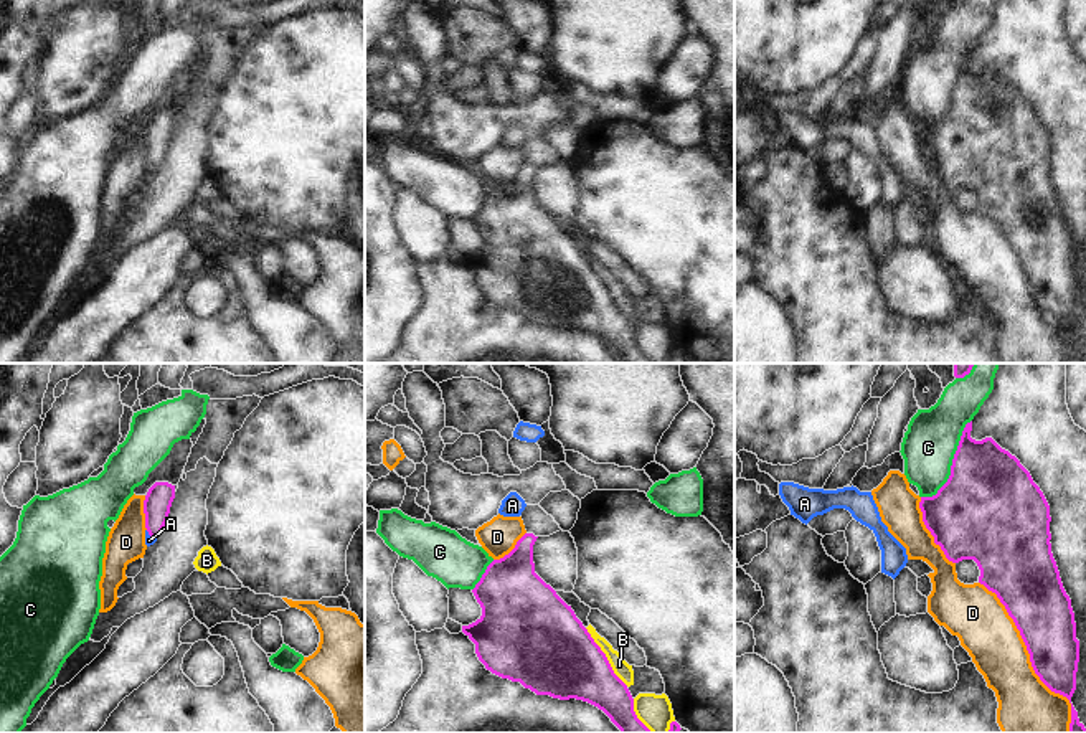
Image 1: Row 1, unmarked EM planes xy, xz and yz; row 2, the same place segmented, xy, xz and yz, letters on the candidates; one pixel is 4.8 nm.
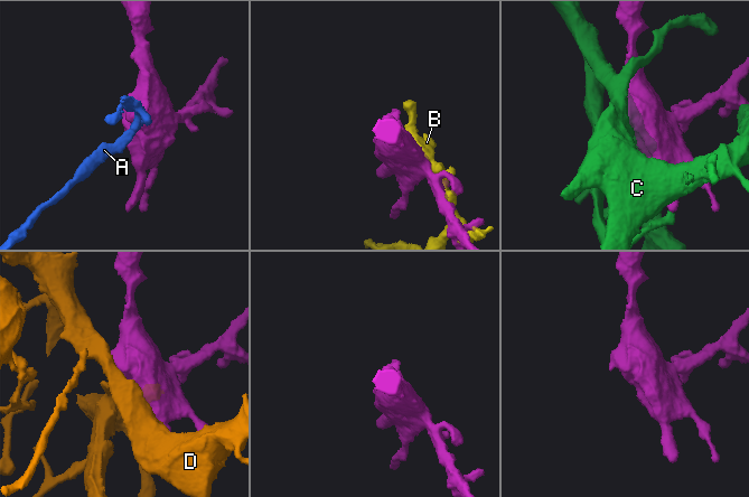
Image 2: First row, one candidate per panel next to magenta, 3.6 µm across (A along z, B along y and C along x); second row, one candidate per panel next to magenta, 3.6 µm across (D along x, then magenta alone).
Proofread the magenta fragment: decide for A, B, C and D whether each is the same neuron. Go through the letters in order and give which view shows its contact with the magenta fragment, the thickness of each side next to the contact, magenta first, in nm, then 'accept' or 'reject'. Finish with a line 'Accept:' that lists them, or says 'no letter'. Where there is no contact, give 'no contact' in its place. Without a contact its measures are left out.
A: meets magenta in xy; 130 nm thick on the magenta side, 50 nm on the other; accept
B: meets magenta in xz; 400 nm thick on the magenta side, 80 nm on the other; reject
C: meets magenta in yz; 460 nm thick on the magenta side, 260 nm on the other; reject
D: meets magenta in yz; 300 nm thick on the magenta side, 300 nm on the other; reject
Accept: A

